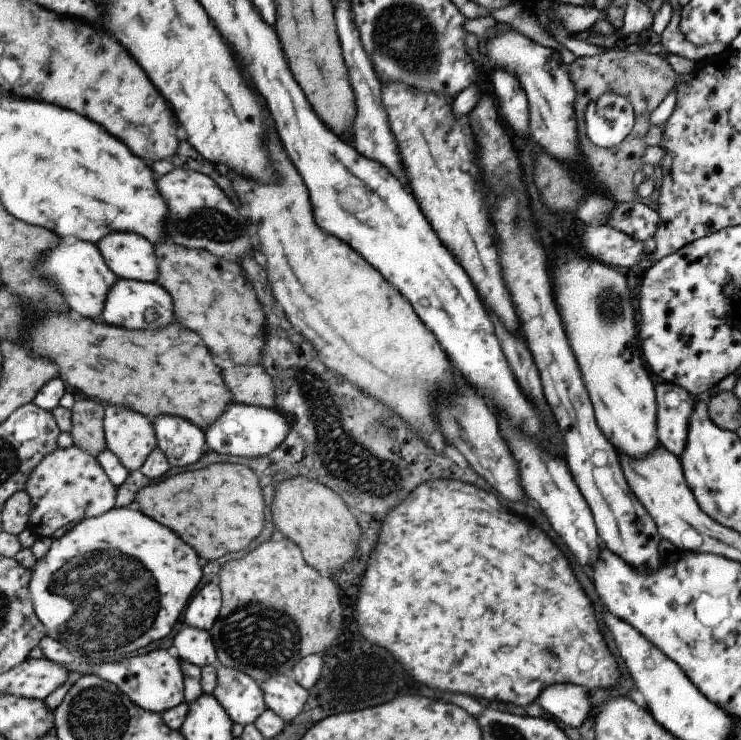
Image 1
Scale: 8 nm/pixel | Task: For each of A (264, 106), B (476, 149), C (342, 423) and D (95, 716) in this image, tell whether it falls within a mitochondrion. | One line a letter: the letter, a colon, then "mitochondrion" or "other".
A: other
B: other
C: mitochondrion
D: mitochondrion

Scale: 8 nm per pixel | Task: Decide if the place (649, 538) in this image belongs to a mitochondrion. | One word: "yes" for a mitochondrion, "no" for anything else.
no

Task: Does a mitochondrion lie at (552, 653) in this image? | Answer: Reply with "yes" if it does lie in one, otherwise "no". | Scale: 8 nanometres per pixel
yes

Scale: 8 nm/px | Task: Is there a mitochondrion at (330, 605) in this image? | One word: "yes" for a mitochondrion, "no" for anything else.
no

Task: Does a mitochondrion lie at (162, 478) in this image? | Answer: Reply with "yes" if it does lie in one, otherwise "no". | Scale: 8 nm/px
no

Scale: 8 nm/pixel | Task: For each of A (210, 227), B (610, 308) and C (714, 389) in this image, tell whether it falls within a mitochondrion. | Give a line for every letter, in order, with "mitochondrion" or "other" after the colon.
A: mitochondrion
B: mitochondrion
C: other

